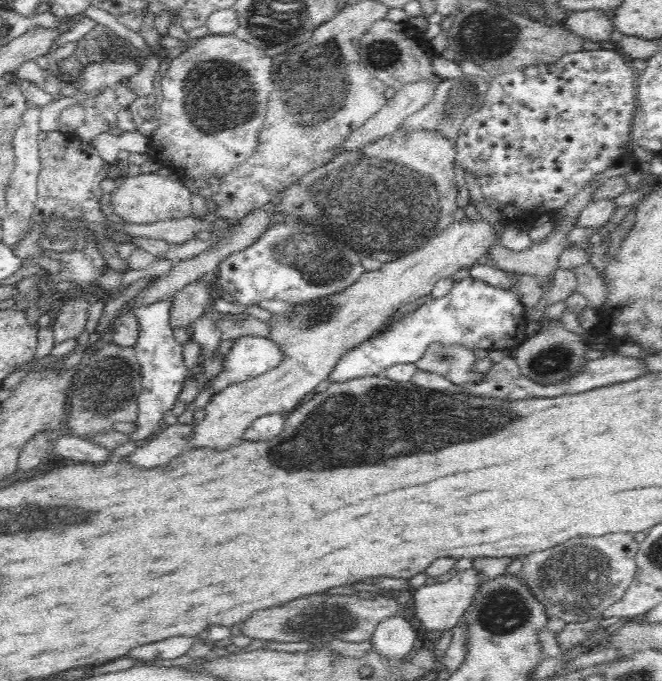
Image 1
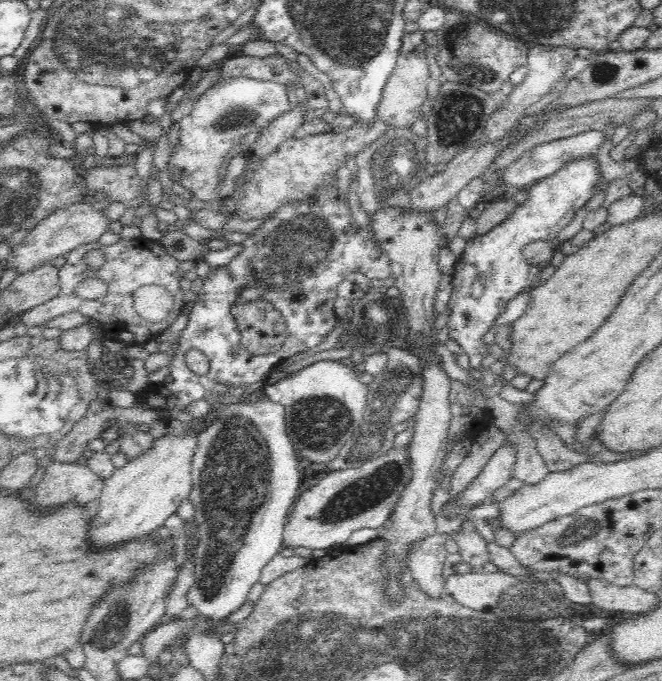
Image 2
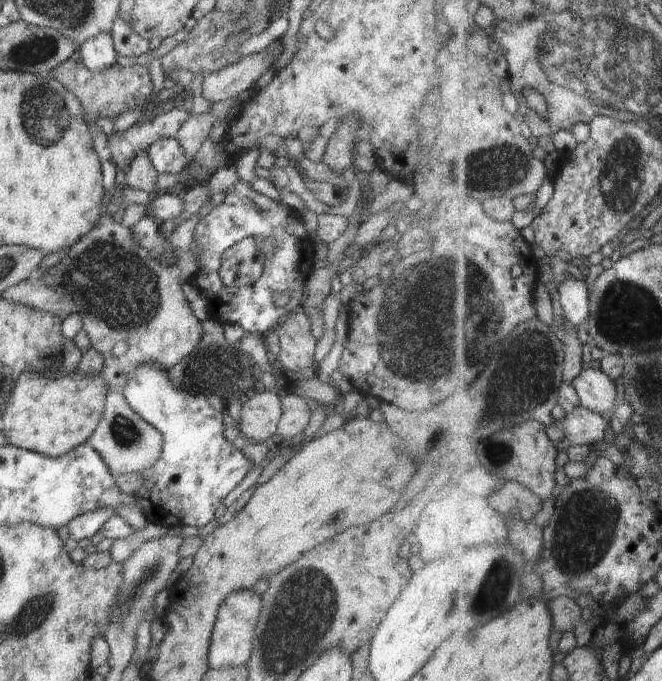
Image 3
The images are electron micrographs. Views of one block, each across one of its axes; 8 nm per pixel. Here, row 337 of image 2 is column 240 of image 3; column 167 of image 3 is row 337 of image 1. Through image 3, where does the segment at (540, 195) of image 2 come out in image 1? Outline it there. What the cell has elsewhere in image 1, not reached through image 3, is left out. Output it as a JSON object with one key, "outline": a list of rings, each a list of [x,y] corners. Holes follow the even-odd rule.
{"outline":[[[508,271],[512,279],[512,288],[496,288],[483,280],[464,277],[455,281],[450,292],[442,298],[433,298],[399,319],[393,319],[389,327],[379,335],[361,342],[356,348],[349,350],[334,367],[329,379],[332,383],[376,376],[394,364],[412,364],[418,362],[432,343],[462,344],[468,349],[503,350],[516,349],[527,340],[526,328],[529,320],[525,308],[518,295],[519,287],[516,279]]]}

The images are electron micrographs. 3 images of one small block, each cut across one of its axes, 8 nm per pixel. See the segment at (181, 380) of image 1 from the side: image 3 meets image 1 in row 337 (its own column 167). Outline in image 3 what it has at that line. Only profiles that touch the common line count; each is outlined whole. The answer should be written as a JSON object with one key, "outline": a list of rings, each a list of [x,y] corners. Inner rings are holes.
{"outline":[[[176,139],[156,140],[146,152],[148,152],[150,162],[158,167],[159,174],[164,172],[176,176],[190,165]]]}

